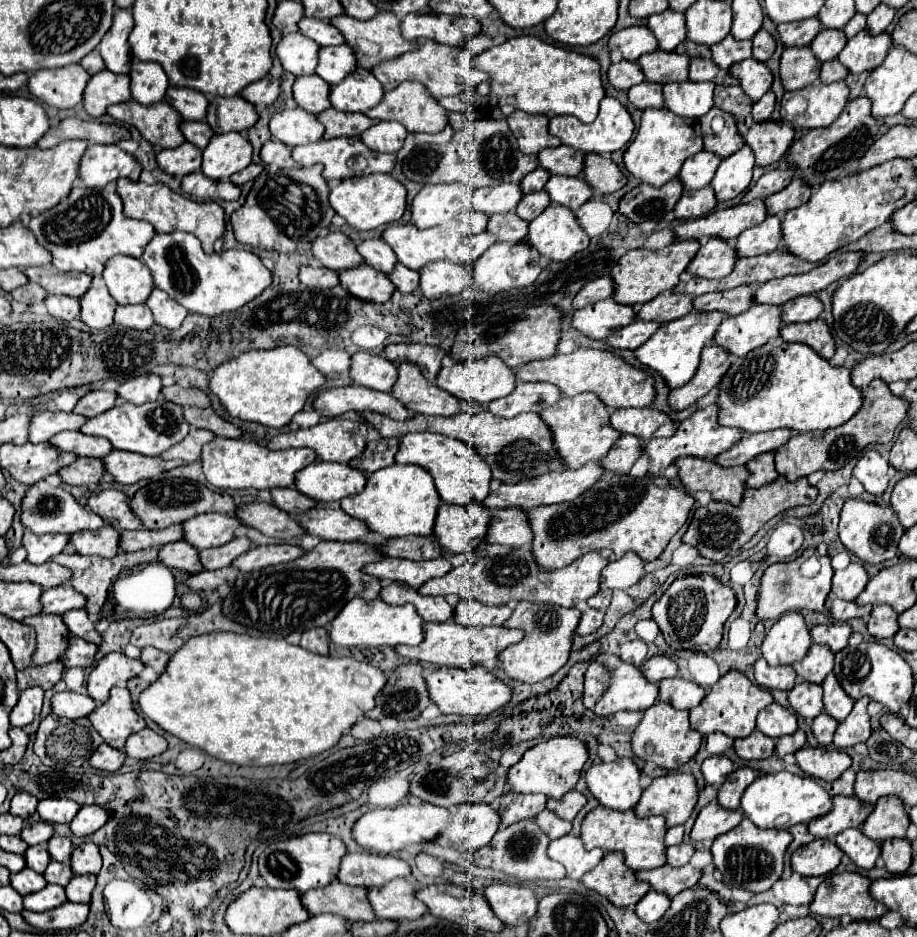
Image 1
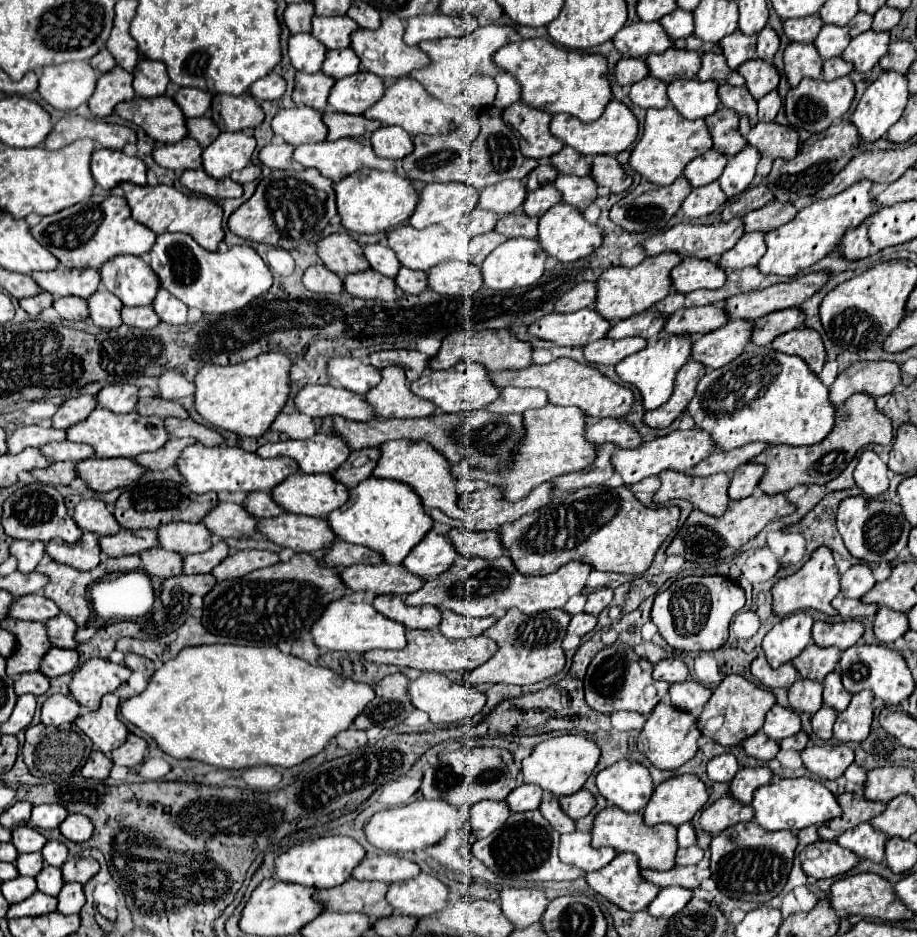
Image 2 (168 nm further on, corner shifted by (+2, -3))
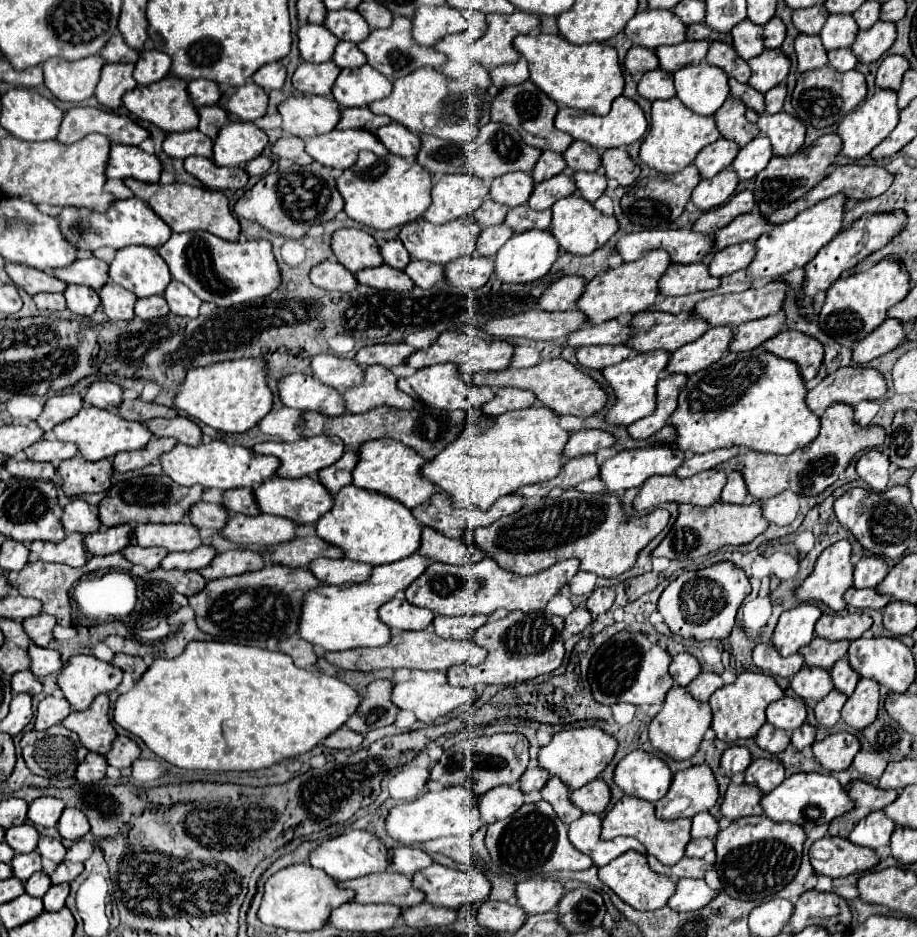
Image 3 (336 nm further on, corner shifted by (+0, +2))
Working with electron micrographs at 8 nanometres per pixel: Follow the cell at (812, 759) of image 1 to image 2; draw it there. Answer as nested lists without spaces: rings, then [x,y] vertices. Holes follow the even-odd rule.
[[[845,744],[807,746],[801,752],[805,768],[825,780],[837,780],[853,764],[853,750]]]

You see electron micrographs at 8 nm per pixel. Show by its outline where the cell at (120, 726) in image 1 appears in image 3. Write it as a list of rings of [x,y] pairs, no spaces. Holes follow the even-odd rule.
[[[97,695],[89,709],[73,711],[63,719],[63,725],[79,735],[79,741],[85,749],[105,755],[111,749],[113,739],[117,737],[111,721],[109,721],[109,697]]]

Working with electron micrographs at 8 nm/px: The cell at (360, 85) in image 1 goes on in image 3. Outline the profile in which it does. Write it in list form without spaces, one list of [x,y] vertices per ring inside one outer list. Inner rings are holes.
[[[371,65],[343,69],[333,85],[333,97],[345,107],[365,107],[391,93],[391,81]]]

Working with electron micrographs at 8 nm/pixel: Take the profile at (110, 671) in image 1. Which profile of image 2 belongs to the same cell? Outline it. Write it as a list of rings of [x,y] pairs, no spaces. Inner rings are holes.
[[[91,658],[73,674],[69,688],[81,706],[97,710],[103,694],[115,692],[129,680],[129,676],[131,670],[125,664],[113,664],[107,658]]]

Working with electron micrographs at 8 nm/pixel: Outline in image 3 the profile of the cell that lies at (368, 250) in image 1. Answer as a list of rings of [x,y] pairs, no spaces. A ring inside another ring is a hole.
[[[399,239],[383,243],[381,255],[383,255],[385,263],[387,263],[389,267],[393,267],[393,269],[405,269],[405,267],[409,265],[409,261],[411,261],[409,251],[405,249],[405,245],[403,245]]]

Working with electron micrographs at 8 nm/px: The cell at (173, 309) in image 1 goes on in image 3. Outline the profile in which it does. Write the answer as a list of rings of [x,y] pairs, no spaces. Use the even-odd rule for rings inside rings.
[[[175,279],[169,283],[169,287],[163,293],[163,297],[167,299],[171,313],[181,315],[181,317],[197,317],[199,307],[203,303],[189,287],[185,287],[183,283],[179,283]]]

